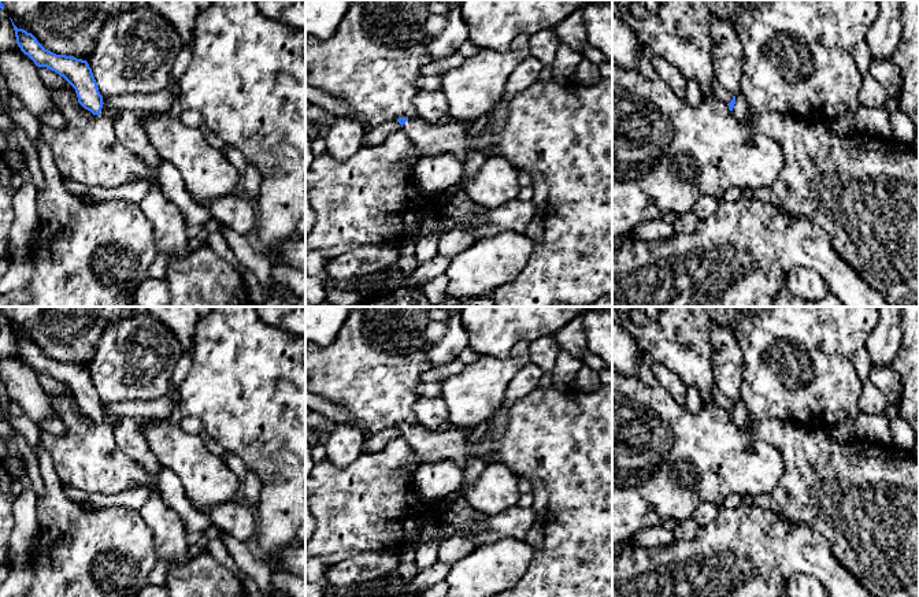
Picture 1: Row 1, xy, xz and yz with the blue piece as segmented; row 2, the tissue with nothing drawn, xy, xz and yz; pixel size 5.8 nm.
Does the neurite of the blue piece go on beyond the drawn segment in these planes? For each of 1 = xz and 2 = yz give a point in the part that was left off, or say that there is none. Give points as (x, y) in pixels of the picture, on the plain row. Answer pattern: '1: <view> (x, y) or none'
1: xz (449, 444)
2: yz (741, 418)

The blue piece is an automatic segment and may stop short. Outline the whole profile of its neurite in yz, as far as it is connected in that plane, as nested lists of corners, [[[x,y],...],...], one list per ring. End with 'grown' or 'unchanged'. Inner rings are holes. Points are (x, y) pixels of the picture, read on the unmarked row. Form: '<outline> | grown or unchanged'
[[[733,403],[733,407],[727,411],[731,420],[744,431],[751,431],[755,424],[746,412],[746,408],[741,403]]] | grown

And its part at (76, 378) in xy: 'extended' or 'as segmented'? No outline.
extended

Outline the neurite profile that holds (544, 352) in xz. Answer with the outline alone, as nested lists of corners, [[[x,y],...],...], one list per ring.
[[[552,335],[540,337],[529,344],[529,360],[542,370],[551,372],[560,360],[560,348]]]

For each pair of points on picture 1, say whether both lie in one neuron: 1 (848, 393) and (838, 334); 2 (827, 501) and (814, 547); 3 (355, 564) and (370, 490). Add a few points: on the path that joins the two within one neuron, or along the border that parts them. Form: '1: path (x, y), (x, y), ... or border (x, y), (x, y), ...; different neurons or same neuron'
1: path (838, 378), (838, 349); same neuron
2: border (788, 522), (816, 531), (837, 560); different neurons
3: border (389, 555), (356, 552), (347, 559), (328, 566); different neurons

